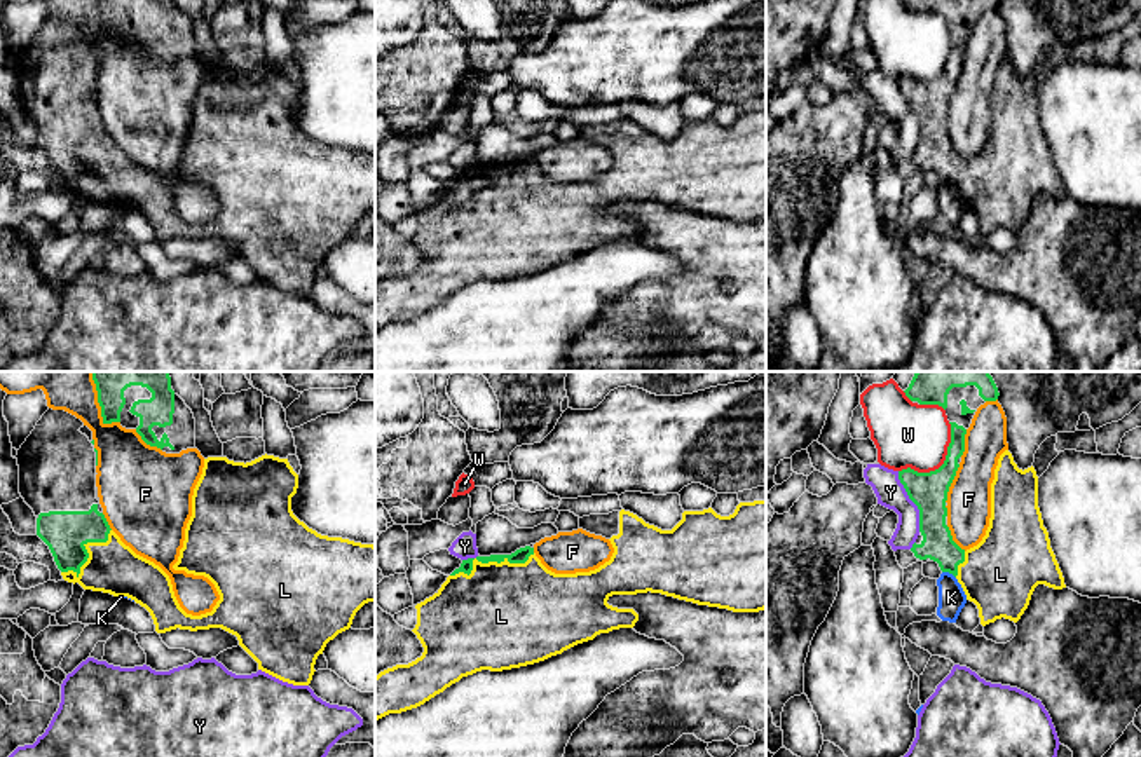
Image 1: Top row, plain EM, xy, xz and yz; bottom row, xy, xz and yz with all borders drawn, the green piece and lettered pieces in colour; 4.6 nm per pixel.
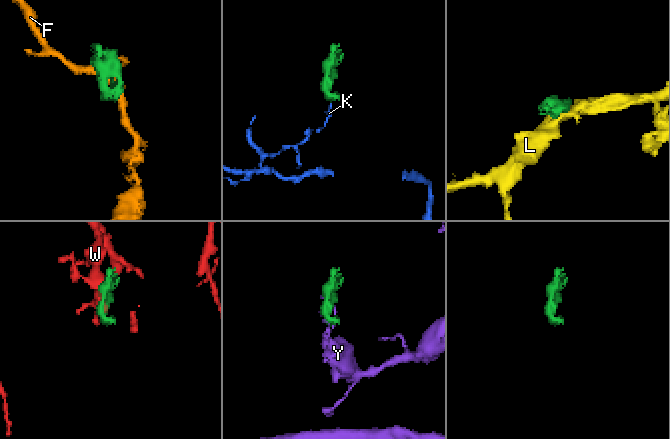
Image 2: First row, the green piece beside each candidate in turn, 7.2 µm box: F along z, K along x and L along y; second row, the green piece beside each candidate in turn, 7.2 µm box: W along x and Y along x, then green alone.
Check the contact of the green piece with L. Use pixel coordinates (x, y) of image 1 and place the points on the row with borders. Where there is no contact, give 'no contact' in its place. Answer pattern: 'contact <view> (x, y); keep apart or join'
contact xz (487, 562); join

